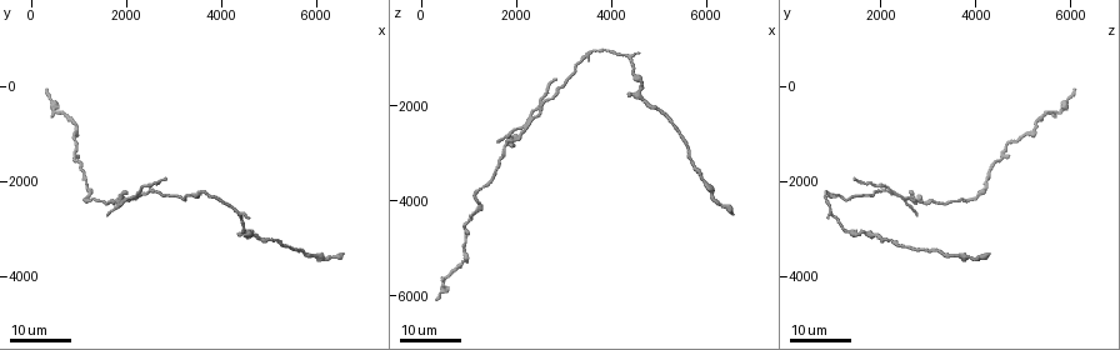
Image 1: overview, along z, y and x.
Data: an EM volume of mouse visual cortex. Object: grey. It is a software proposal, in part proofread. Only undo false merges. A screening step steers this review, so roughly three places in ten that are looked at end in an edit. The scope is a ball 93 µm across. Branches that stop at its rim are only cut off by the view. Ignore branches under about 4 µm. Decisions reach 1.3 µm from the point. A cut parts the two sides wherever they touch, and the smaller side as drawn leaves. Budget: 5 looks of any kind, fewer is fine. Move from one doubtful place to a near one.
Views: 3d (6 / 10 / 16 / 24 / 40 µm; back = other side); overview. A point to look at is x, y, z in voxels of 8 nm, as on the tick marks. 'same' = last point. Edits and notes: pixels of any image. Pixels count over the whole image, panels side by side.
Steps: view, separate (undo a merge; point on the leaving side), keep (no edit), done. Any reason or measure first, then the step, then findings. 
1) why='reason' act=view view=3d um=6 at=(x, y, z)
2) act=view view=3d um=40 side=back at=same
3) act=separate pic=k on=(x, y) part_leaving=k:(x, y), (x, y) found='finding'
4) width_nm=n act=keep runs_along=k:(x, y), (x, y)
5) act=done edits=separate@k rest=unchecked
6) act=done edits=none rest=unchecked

why='two arms in line, one across' act=view view=3d um=16 at=(450, 500, 5750)

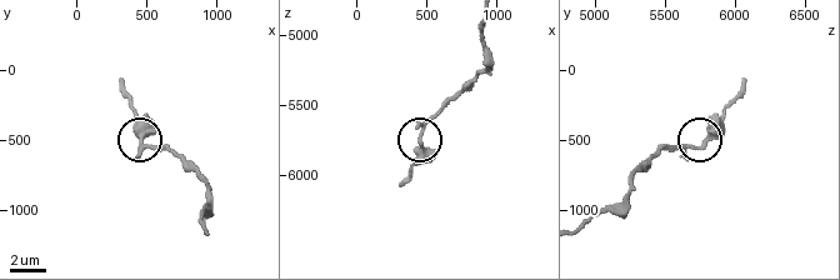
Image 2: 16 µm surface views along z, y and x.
act=view view=3d um=6 at=(440, 560, 5740)

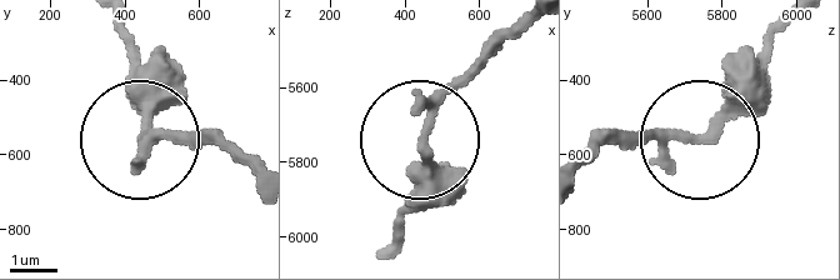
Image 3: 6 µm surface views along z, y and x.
act=keep runs_along=3:(588, 164), (624, 140), (695, 136), (763, 49) found='one neuron here'

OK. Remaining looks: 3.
why='a fork' act=view view=3d um=24 at=(2100, 2400, 2400)

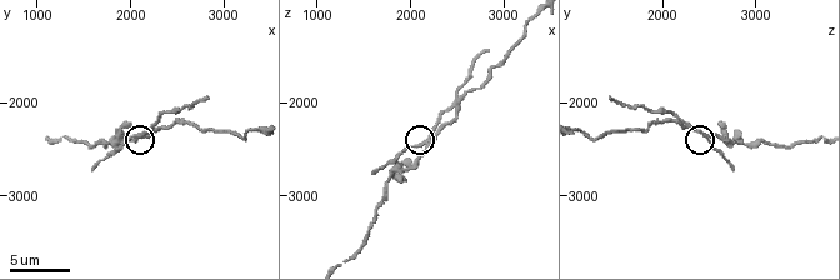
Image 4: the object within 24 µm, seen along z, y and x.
act=view view=3d um=10 at=(2150, 2350, 2500)

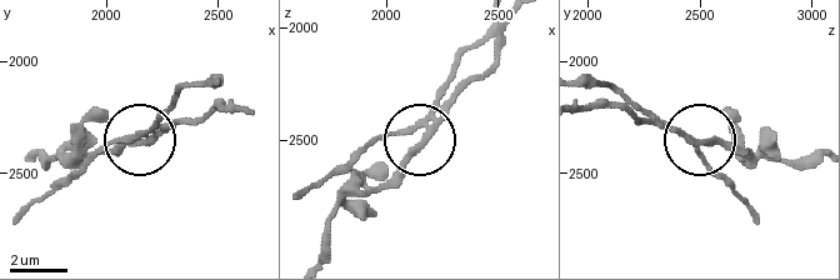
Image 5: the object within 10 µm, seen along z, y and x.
width_nm=200 act=separate pic=5 on=(398, 133) part_leaving=5:(431, 115), (444, 81), (491, 24) found='two neurons meet here'

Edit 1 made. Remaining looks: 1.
act=done edits=separate@5 rest=unchecked

